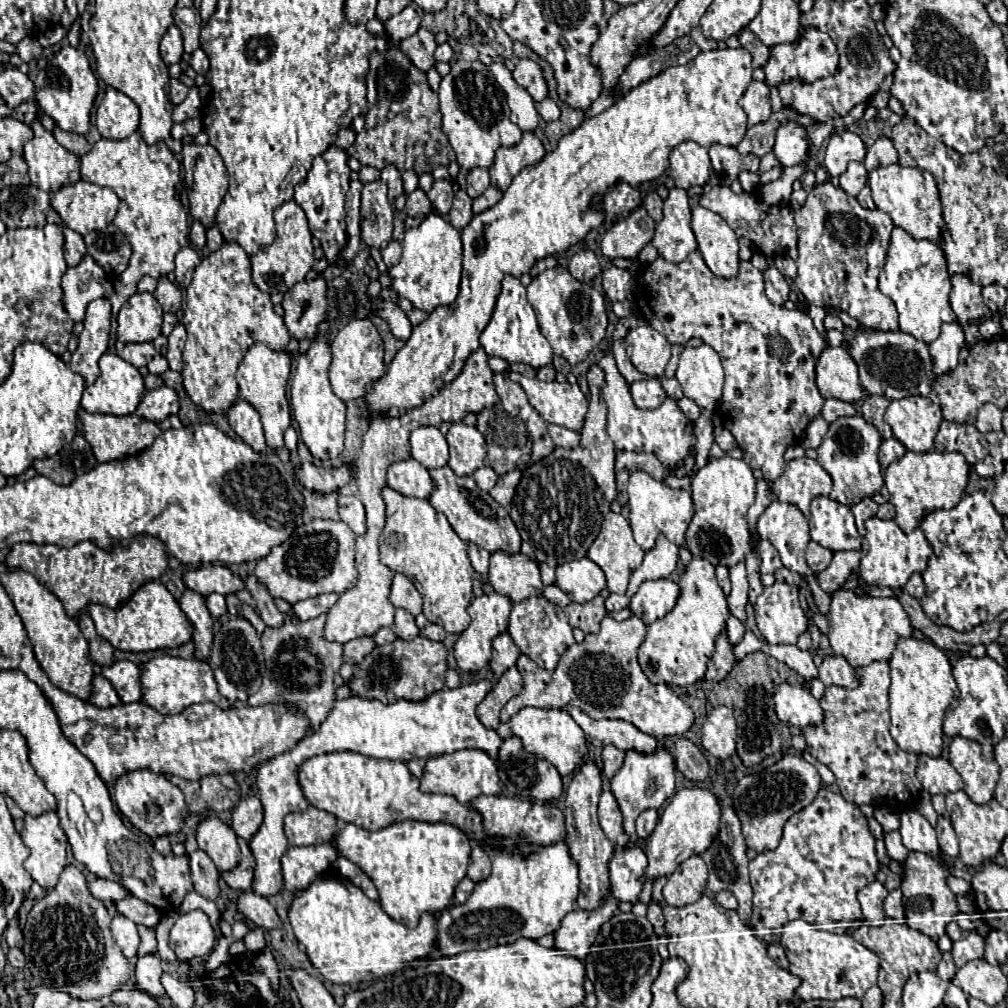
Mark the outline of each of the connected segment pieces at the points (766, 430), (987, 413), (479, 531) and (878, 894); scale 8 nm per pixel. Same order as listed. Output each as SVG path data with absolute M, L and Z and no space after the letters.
M699 251L689 253L681 263L667 263L663 257L657 257L657 261L653 261L639 277L637 299L643 317L655 331L665 335L669 343L685 345L689 339L697 337L719 353L725 369L723 403L719 409L723 425L733 433L743 451L745 463L751 469L761 469L763 477L773 483L785 469L783 453L787 445L801 439L807 425L821 415L821 407L825 403L815 385L815 363L823 347L827 347L827 341L815 329L811 317L799 309L789 311L785 307L771 305L765 297L763 273L749 261L741 263L737 277L721 279L711 273Z
M985 403L985 405L979 409L975 427L977 427L981 433L1001 431L1001 411L999 411L993 403Z
M449 467L431 469L429 473L437 485L437 489L429 497L429 503L439 513L447 515L451 527L463 541L475 543L475 545L487 549L489 553L505 551L507 555L515 555L521 551L521 537L519 537L519 531L517 531L515 523L511 521L509 513L489 493L481 491L471 477L459 477Z
M873 881L867 887L863 887L859 891L859 903L864 919L867 919L871 925L879 925L877 921L885 919L885 911L883 911L883 899L887 897L887 889L883 883Z

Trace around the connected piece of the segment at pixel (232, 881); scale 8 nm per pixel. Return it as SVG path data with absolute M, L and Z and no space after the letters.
M238 838L238 844L241 851L241 861L235 869L227 871L227 873L221 873L221 877L227 881L227 885L231 889L237 889L237 891L247 891L251 889L251 883L253 883L253 871L255 871L255 859L253 859L253 853L249 849L248 841L243 838Z

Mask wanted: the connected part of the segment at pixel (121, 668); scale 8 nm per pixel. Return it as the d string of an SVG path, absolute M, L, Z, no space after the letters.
M115 661L113 665L103 667L101 675L113 683L123 703L135 703L143 697L139 687L139 671L141 669L131 661Z

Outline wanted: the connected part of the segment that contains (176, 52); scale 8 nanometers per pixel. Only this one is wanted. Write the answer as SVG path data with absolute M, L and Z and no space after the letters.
M171 25L165 37L161 39L161 59L165 61L165 65L173 65L173 63L179 63L181 55L183 55L181 31L175 25Z

